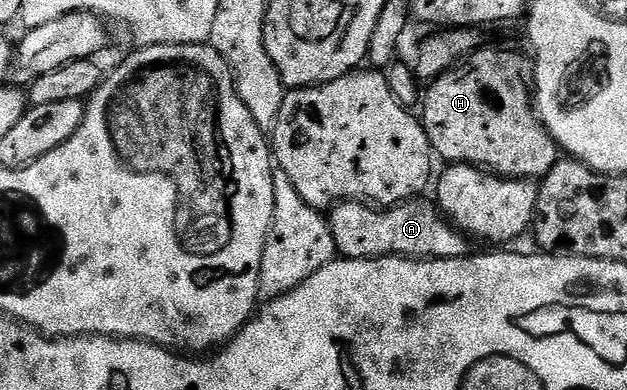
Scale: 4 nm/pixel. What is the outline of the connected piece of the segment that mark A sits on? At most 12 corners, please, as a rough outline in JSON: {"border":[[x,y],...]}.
{"border":[[432,199],[359,200],[327,219],[338,253],[450,260],[474,241]]}

